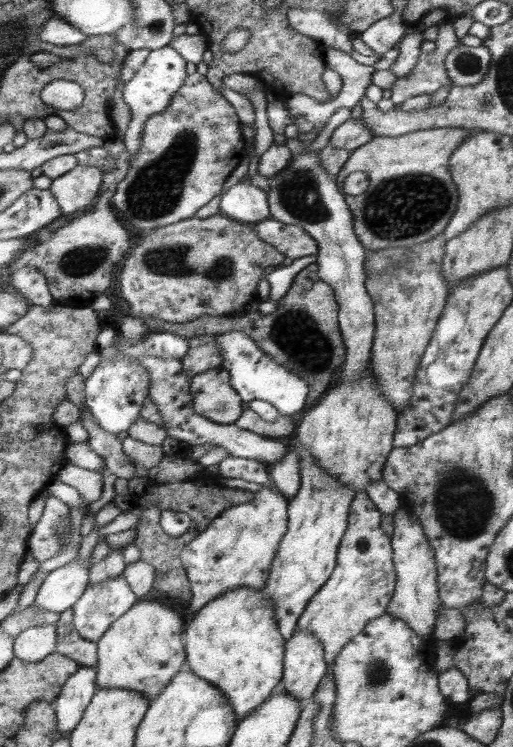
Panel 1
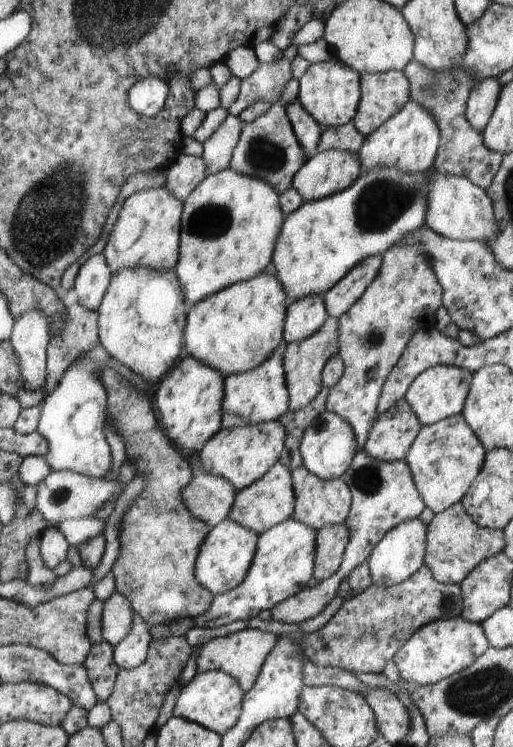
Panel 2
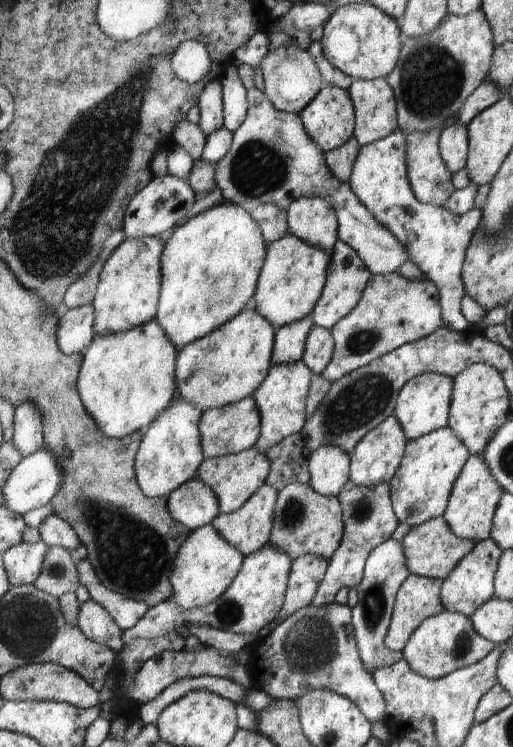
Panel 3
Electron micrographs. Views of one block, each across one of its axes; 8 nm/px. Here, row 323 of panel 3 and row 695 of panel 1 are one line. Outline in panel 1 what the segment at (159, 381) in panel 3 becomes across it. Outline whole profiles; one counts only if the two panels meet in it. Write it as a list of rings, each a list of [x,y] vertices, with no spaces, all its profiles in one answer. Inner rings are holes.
[[[139,600],[133,609],[112,623],[108,632],[98,642],[98,688],[133,689],[151,700],[173,682],[186,668],[184,643],[185,620],[175,610],[157,600]]]

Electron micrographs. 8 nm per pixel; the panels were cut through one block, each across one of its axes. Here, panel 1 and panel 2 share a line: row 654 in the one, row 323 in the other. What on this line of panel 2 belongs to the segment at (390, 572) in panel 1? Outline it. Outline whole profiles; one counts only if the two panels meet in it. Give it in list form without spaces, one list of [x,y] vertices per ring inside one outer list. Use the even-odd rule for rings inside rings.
[[[330,316],[323,328],[304,341],[288,343],[284,352],[284,367],[288,391],[290,394],[290,410],[304,409],[313,402],[324,385],[324,366],[329,359],[336,357],[340,351],[339,319]]]

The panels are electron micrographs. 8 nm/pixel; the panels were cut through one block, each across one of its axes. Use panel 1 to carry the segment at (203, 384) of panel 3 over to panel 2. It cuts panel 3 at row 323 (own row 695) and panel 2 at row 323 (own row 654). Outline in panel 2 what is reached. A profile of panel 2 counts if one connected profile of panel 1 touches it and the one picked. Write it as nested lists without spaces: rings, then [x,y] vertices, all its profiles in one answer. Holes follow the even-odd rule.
[[[271,269],[251,280],[237,283],[212,297],[207,297],[204,301],[189,307],[184,336],[186,354],[221,371],[224,377],[255,370],[264,365],[280,348],[281,341],[284,340],[284,324],[289,303],[284,286]]]

